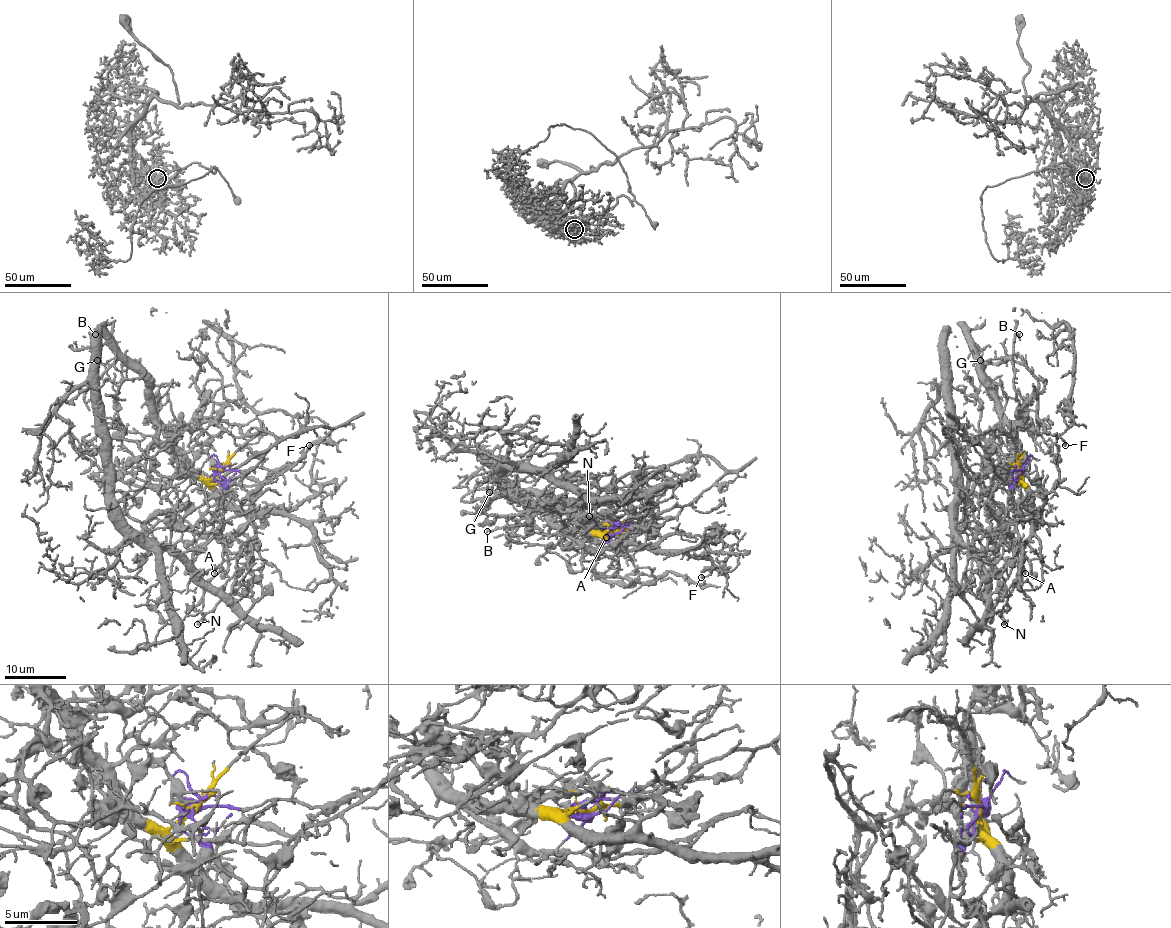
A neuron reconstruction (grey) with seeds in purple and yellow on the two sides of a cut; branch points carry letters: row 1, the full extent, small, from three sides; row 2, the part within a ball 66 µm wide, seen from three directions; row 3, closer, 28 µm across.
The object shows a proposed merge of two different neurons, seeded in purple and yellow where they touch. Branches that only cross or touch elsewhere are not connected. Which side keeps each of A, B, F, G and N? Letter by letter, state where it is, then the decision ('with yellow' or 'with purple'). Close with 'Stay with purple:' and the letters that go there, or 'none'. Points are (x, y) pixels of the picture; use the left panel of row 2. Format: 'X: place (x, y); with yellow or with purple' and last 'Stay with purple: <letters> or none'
A: place (214, 573); with purple
B: place (95, 334); with yellow
F: place (309, 445); with yellow
G: place (97, 360); with yellow
N: place (197, 624); with purple
Stay with purple: A, N

